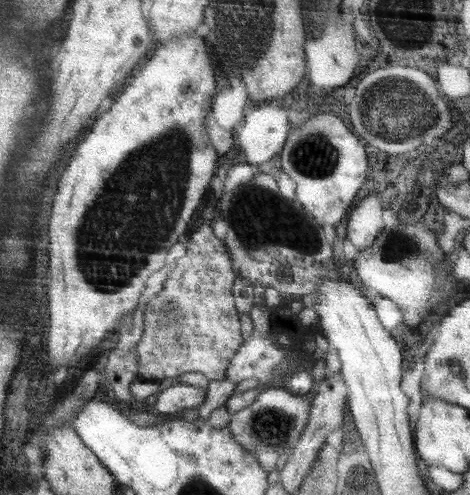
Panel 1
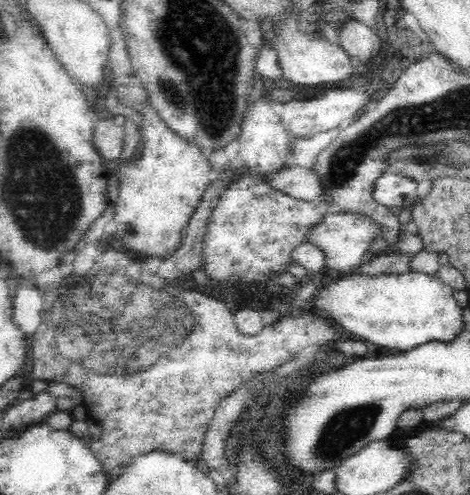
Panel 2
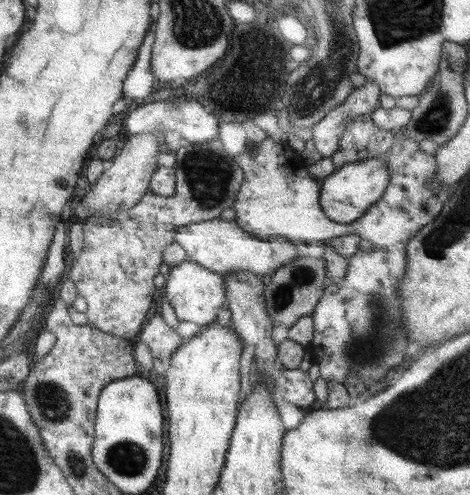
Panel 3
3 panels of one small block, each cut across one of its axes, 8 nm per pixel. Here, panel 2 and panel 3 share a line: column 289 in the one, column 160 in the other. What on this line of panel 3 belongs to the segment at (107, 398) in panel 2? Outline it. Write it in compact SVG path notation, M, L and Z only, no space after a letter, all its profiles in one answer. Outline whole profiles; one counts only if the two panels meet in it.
M155 316L149 324L145 324L141 342L145 342L151 348L153 358L159 362L171 362L175 354L179 354L179 350L183 350L183 346L187 344L161 316Z

